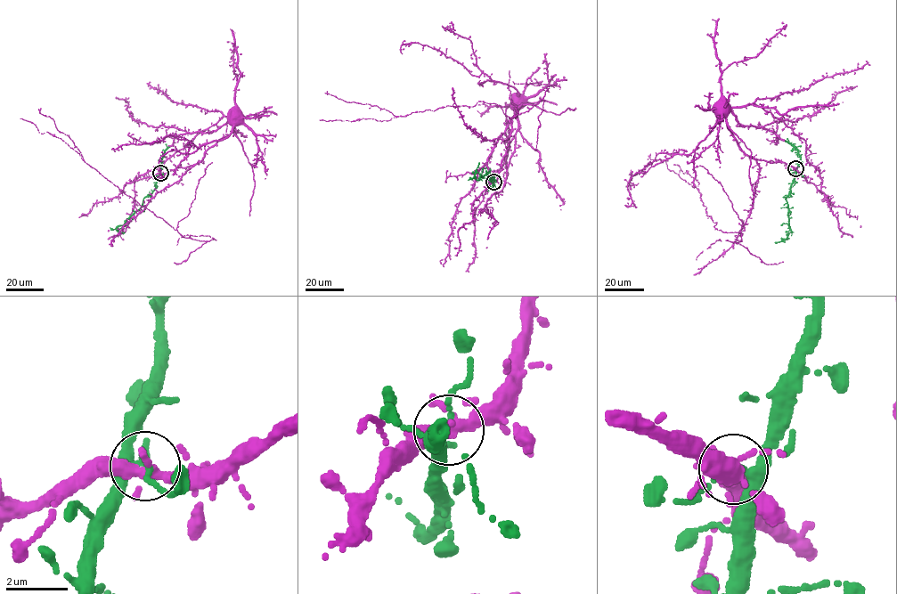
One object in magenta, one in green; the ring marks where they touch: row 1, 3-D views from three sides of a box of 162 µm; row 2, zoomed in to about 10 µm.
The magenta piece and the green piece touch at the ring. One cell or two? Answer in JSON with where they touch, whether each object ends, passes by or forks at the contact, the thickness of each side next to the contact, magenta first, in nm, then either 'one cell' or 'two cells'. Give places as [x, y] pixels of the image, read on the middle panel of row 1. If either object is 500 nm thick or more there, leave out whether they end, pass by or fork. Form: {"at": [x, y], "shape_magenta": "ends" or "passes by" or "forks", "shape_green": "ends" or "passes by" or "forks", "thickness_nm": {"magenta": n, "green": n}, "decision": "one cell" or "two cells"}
{"at": [493, 182], "shape_magenta": "forks", "shape_green": "passes by", "thickness_nm": {"magenta": 320, "green": 180}, "decision": "one cell"}

